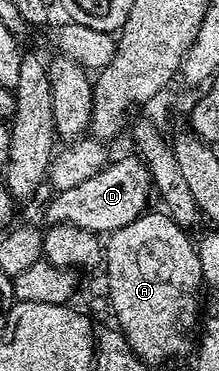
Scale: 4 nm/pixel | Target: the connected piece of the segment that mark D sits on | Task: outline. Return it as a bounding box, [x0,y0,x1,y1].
[44,155,150,234]

